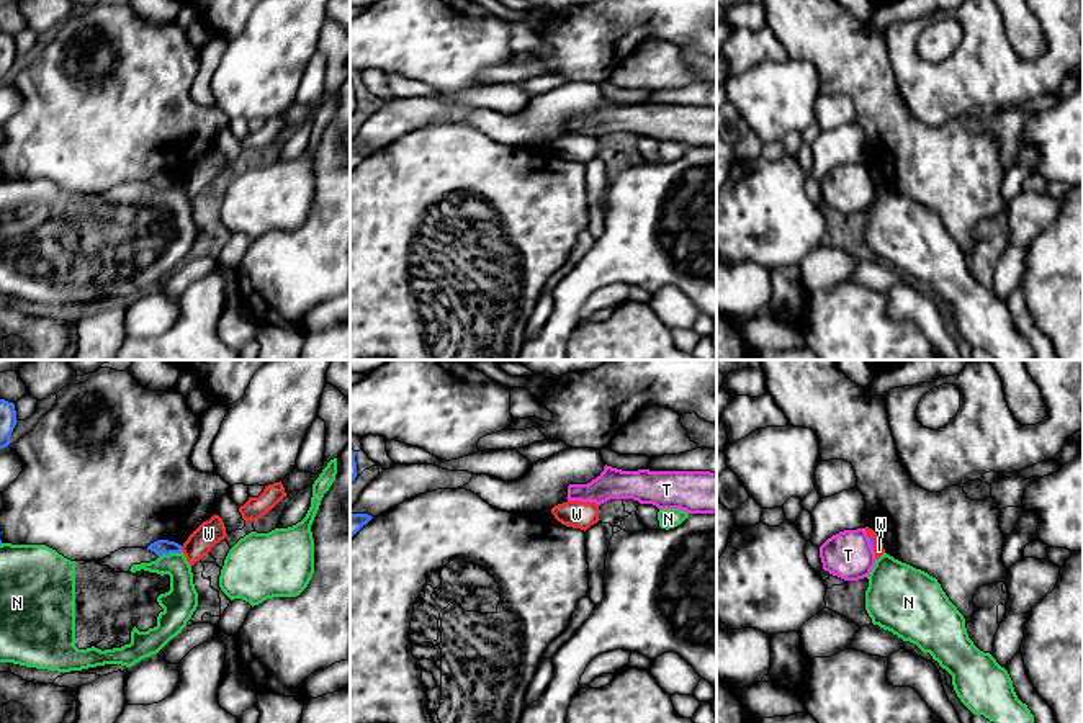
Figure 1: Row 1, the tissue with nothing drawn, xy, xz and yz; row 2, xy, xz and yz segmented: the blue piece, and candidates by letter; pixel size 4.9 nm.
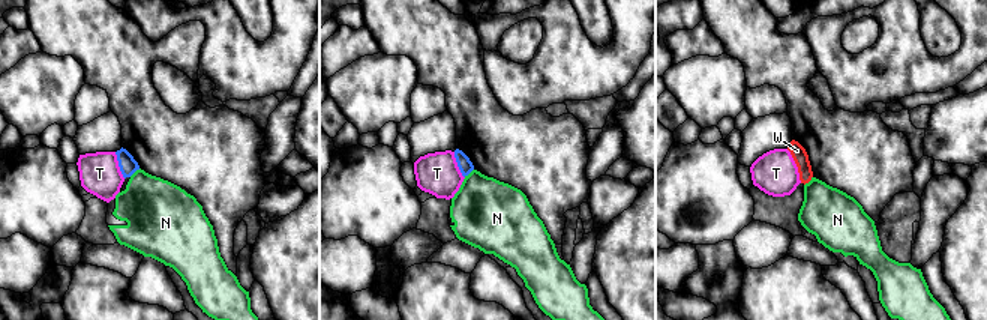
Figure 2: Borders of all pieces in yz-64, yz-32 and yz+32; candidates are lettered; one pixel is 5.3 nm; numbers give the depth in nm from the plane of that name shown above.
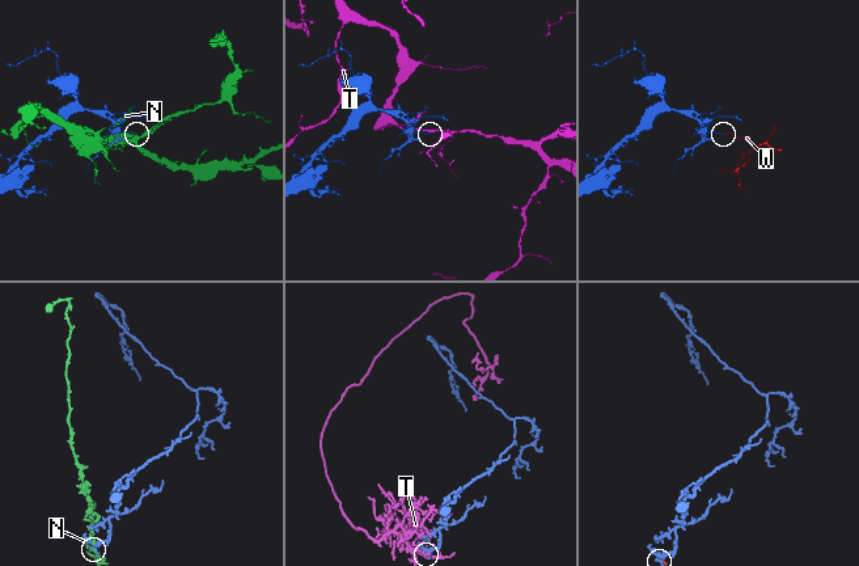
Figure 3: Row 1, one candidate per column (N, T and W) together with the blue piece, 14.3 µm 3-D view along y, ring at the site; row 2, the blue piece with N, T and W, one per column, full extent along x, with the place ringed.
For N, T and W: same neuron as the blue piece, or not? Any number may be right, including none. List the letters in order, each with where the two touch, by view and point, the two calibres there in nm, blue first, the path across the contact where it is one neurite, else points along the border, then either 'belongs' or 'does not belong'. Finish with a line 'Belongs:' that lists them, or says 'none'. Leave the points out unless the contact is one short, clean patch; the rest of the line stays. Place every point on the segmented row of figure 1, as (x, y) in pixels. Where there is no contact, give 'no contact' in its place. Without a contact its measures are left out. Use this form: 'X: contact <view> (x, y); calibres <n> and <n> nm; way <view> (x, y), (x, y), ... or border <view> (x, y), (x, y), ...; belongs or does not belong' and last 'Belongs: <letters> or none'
N: contact xy (170, 552); calibres 80 and 160 nm; does not belong
T: contact yz (871, 543); calibres 20 and 240 nm; does not belong
W: contact xy (180, 548); calibres 80 and 120 nm; does not belong
Belongs: none

